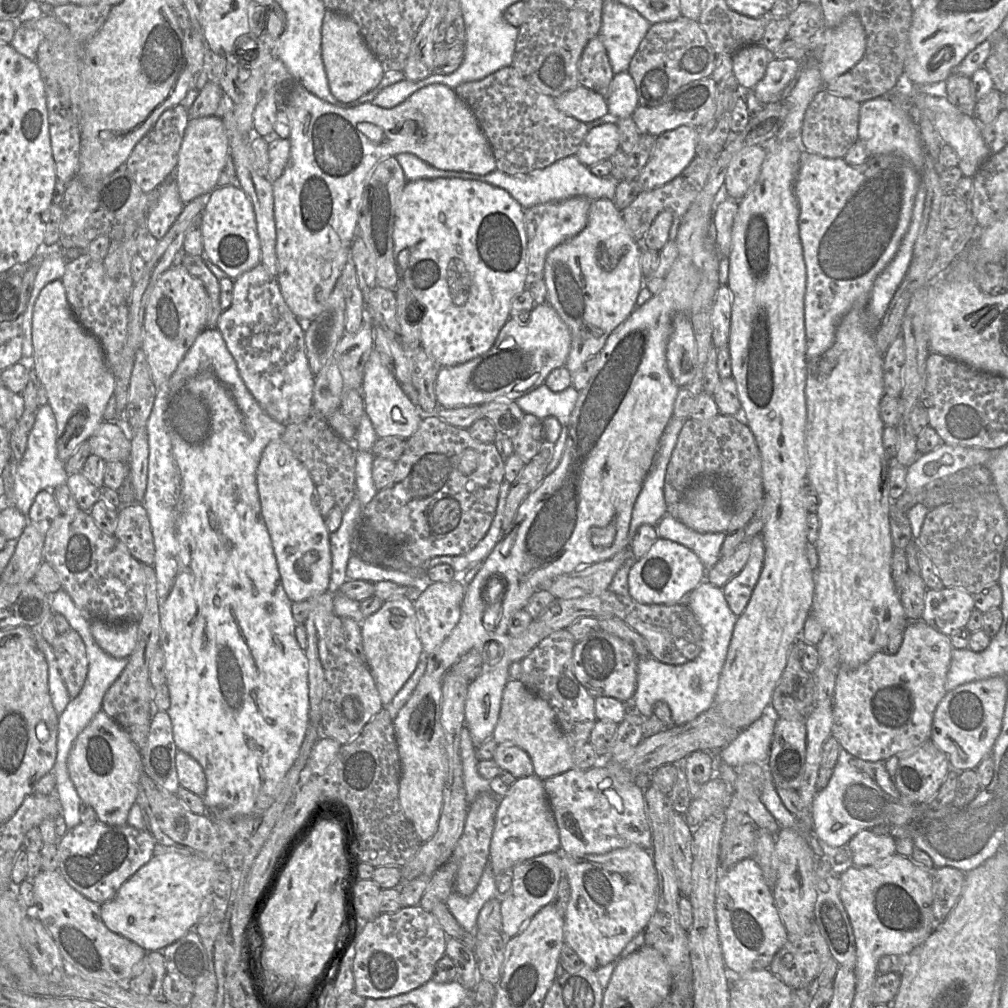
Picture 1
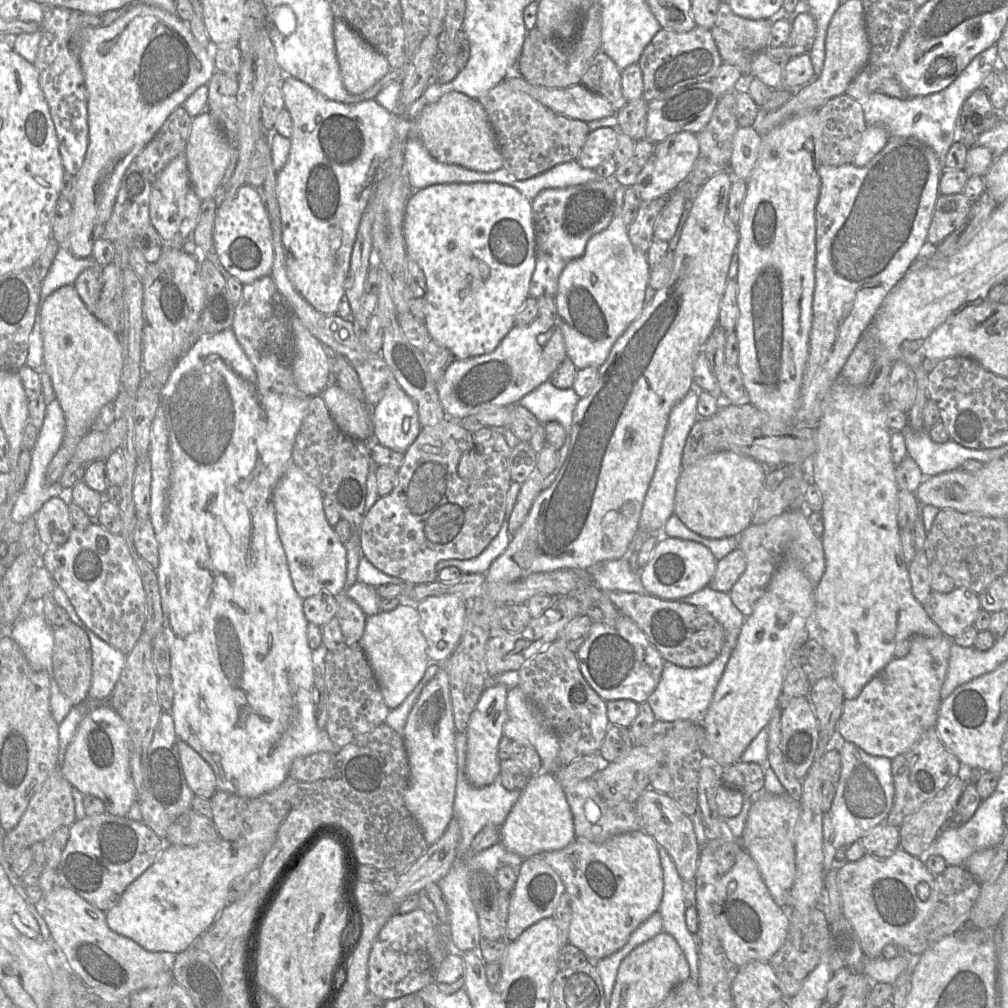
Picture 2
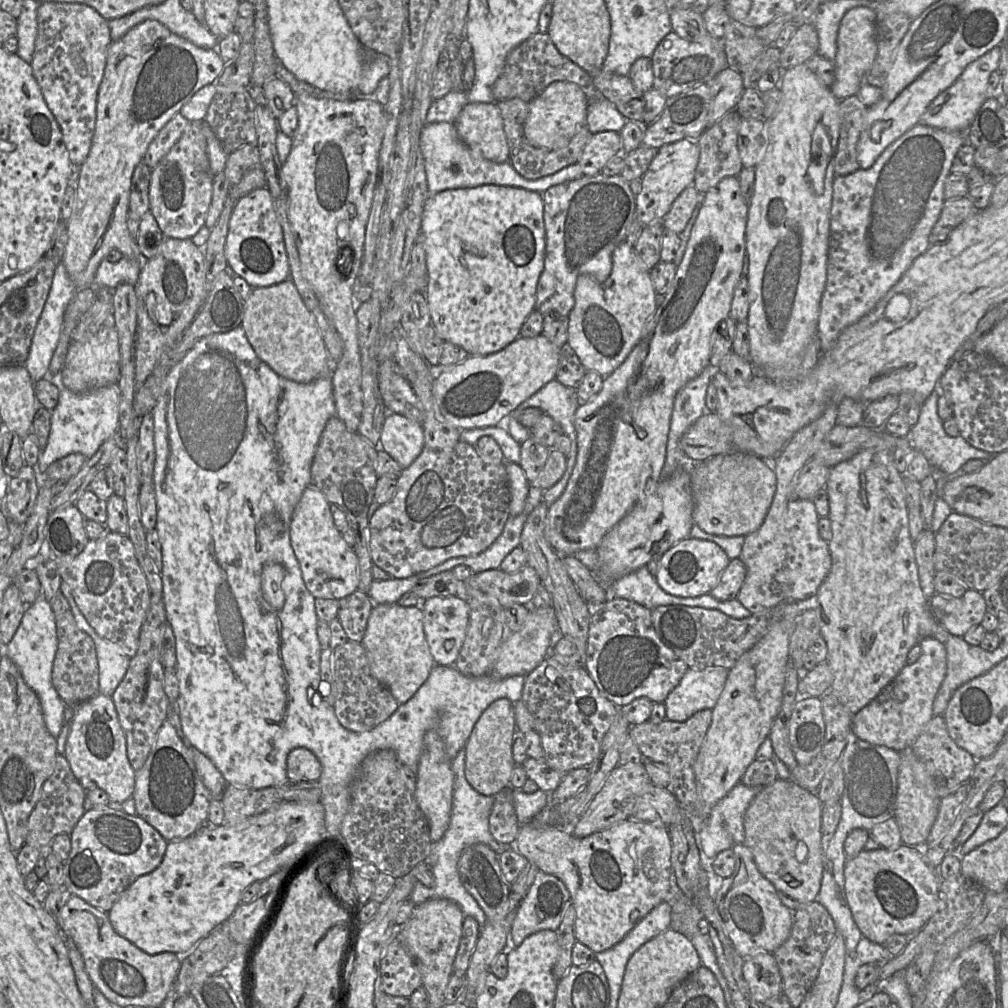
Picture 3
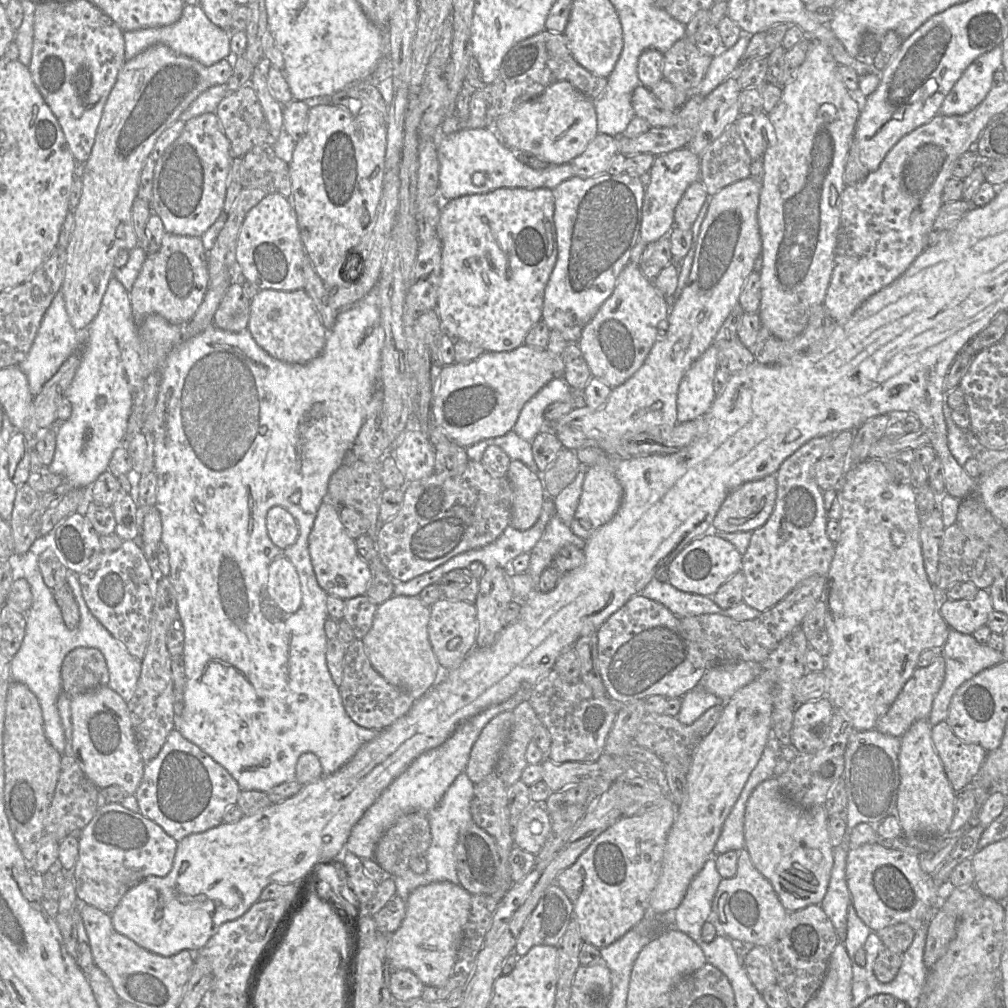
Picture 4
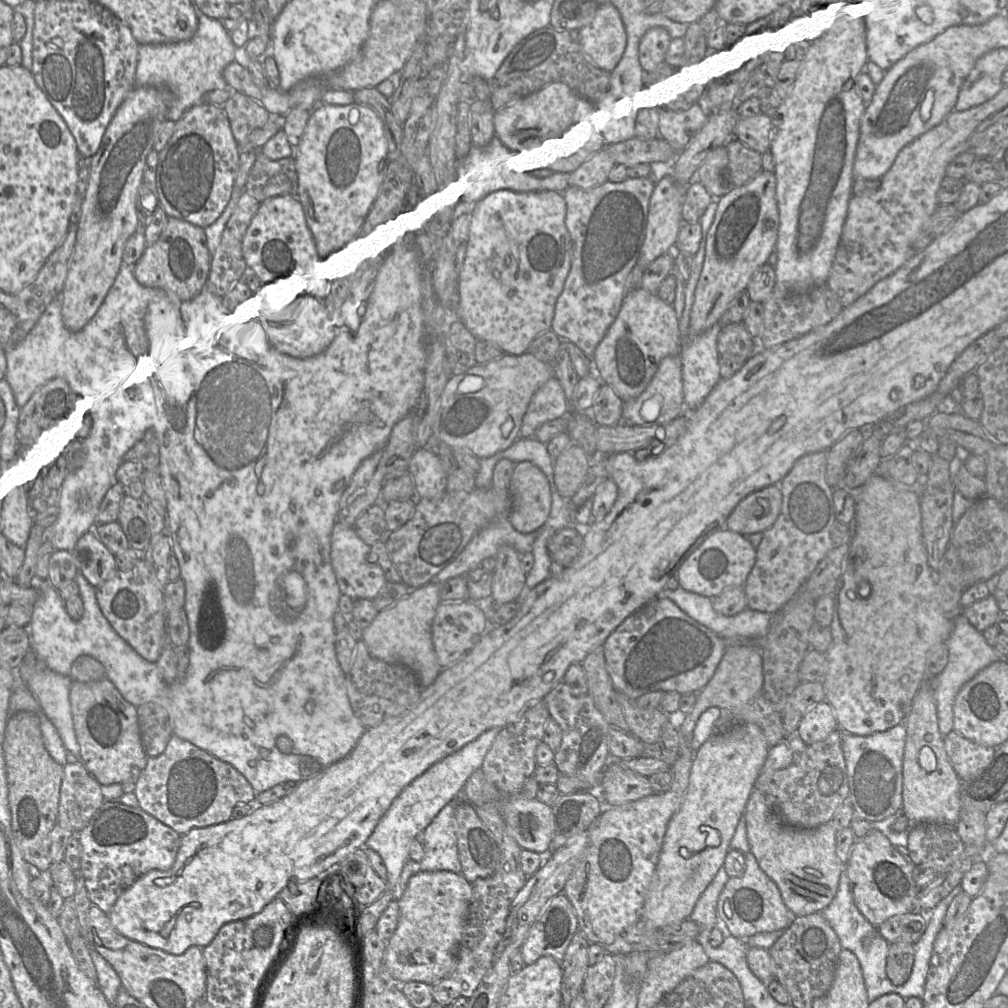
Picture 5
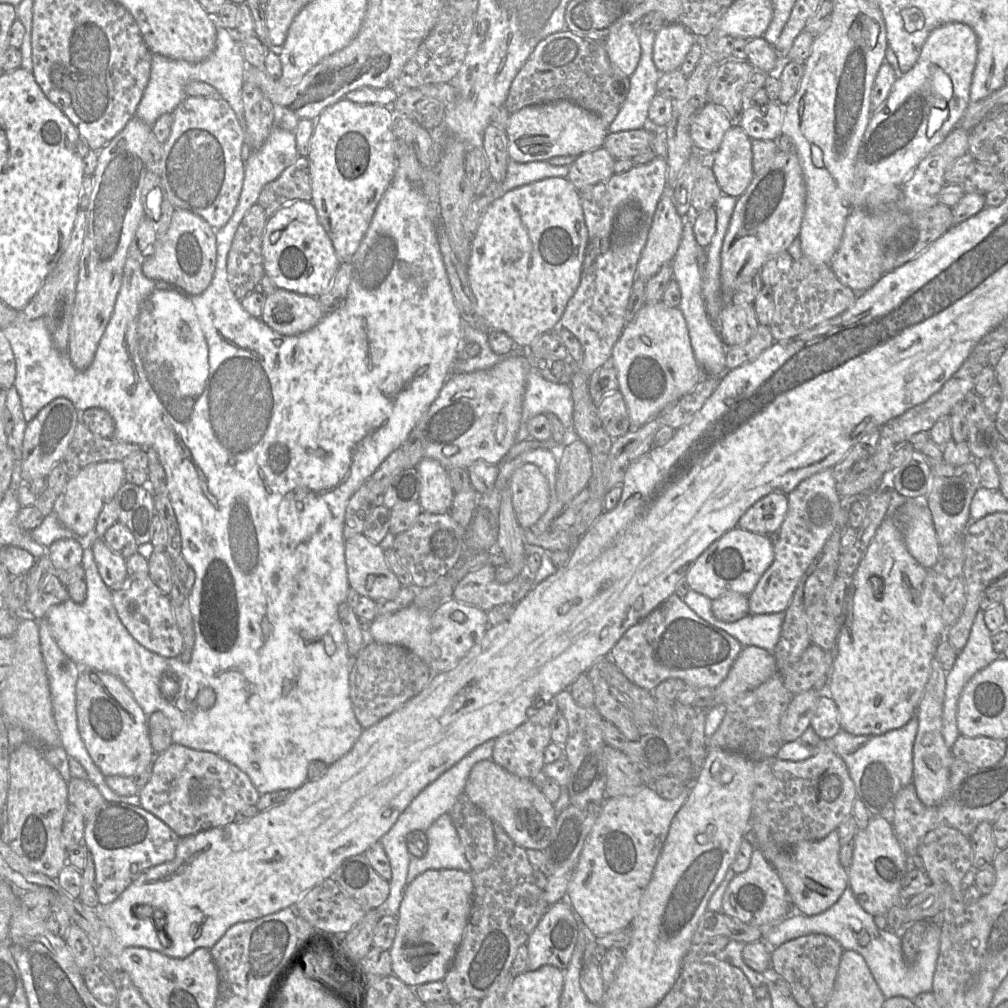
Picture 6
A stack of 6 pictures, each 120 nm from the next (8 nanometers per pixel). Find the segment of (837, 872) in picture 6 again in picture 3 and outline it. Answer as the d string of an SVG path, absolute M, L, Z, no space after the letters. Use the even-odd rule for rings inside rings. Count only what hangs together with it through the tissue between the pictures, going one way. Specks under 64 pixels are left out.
M777 778L772 784L761 788L761 790L757 793L744 814L744 845L746 845L751 851L760 873L773 884L783 905L790 909L792 912L812 901L816 901L817 895L821 887L821 880L824 868L824 850L822 846L823 833L821 828L822 805L823 803L820 801L816 792L810 792L790 779L784 780Z

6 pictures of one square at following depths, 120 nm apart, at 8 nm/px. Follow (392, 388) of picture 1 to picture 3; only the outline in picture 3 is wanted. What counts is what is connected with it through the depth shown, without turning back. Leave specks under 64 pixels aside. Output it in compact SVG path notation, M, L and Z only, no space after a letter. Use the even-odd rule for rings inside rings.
M388 412L380 438L386 451L402 469L409 467L425 447L422 425L403 415Z

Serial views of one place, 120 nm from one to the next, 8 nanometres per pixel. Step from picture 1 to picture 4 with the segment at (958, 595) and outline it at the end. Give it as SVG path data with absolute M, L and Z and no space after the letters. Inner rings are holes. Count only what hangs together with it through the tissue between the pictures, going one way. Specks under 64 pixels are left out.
M983 589L973 599L944 599L939 610L950 629L970 635L986 625L994 611L990 594Z

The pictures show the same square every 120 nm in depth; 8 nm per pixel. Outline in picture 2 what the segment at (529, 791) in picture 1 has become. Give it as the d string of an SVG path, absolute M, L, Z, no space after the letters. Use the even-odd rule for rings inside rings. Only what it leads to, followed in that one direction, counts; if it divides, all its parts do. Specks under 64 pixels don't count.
M541 772L528 778L520 797L500 826L500 834L500 843L524 859L561 850L574 841L573 815L555 774Z

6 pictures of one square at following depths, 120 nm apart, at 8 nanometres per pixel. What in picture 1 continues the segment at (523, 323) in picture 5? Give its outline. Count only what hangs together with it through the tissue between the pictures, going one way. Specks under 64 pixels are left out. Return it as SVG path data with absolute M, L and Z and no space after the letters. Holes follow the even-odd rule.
M434 178L405 184L393 228L394 260L399 279L424 307L420 346L441 367L458 366L486 353L510 318L512 298L527 288L524 214L525 209L506 190L486 182Z

